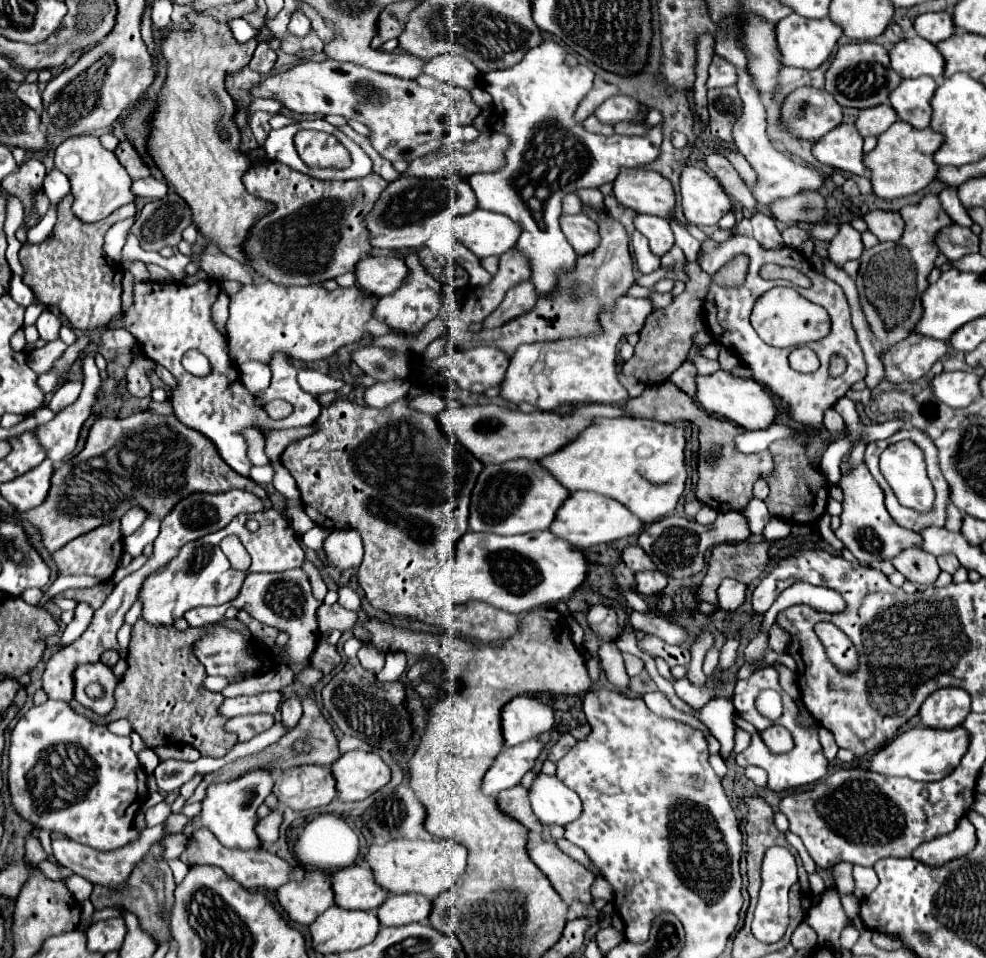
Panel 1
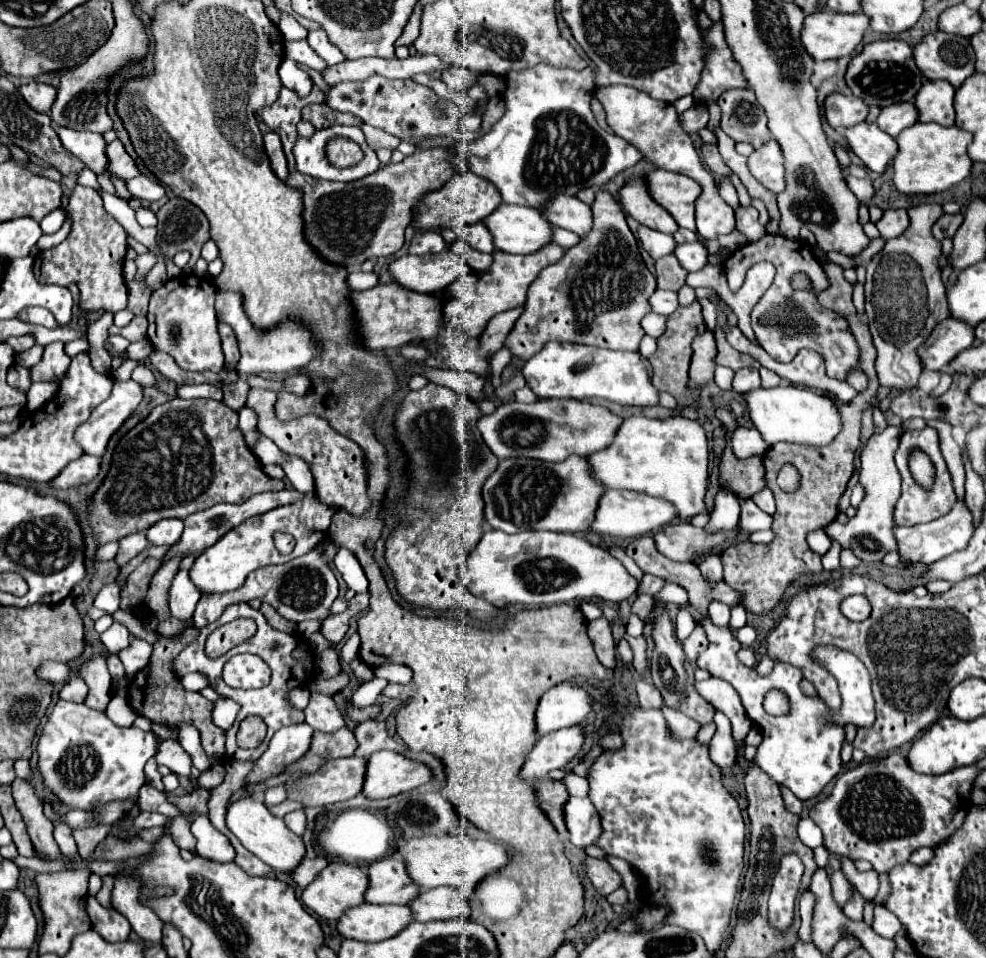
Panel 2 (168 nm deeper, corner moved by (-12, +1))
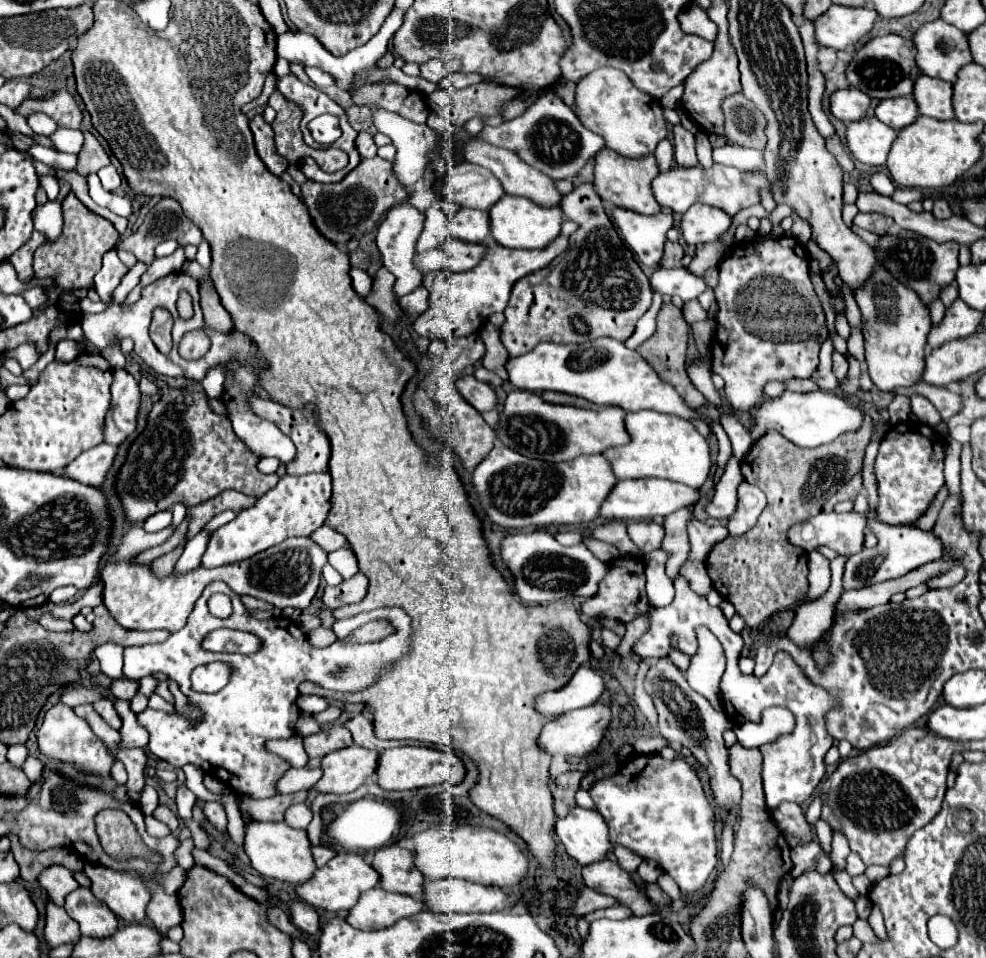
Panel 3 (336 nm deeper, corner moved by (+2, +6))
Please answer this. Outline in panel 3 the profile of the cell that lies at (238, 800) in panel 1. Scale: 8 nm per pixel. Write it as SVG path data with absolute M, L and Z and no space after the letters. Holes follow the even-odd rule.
M246 820L244 822L244 850L254 870L266 878L278 878L290 884L300 884L300 882L306 882L316 870L316 864L310 854L310 842L308 842L306 830L288 828L284 822Z

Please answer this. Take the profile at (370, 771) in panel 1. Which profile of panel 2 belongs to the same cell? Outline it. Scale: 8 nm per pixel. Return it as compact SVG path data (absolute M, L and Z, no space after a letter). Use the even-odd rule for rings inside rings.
M378 751L368 759L366 781L362 793L370 799L394 797L412 791L432 779L428 765L398 755L394 751Z

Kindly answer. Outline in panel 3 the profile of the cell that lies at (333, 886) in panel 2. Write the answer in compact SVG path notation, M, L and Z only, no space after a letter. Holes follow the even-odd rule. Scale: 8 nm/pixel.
M338 852L326 866L318 868L310 880L296 886L296 896L298 900L310 904L312 908L320 908L326 912L348 912L356 904L358 896L364 890L374 888L376 884L378 884L378 874L364 860L364 856L352 852Z

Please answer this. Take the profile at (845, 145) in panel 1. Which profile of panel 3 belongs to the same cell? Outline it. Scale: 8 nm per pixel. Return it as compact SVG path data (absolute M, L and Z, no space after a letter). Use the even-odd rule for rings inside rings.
M860 118L846 126L846 146L862 164L882 166L896 140L896 130L882 124L878 118Z

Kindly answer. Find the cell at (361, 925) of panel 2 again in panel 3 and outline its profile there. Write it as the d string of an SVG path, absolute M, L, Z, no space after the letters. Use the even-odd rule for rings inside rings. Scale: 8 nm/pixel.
M376 886L360 894L356 906L348 912L346 922L358 930L384 930L422 908L422 902L412 896L392 894Z

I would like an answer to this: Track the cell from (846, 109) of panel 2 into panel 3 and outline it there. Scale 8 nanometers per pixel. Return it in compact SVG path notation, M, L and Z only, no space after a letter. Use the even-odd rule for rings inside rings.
M844 88L830 94L830 114L842 120L844 124L854 122L860 116L864 116L868 106L870 106L870 98L860 94L860 90Z

